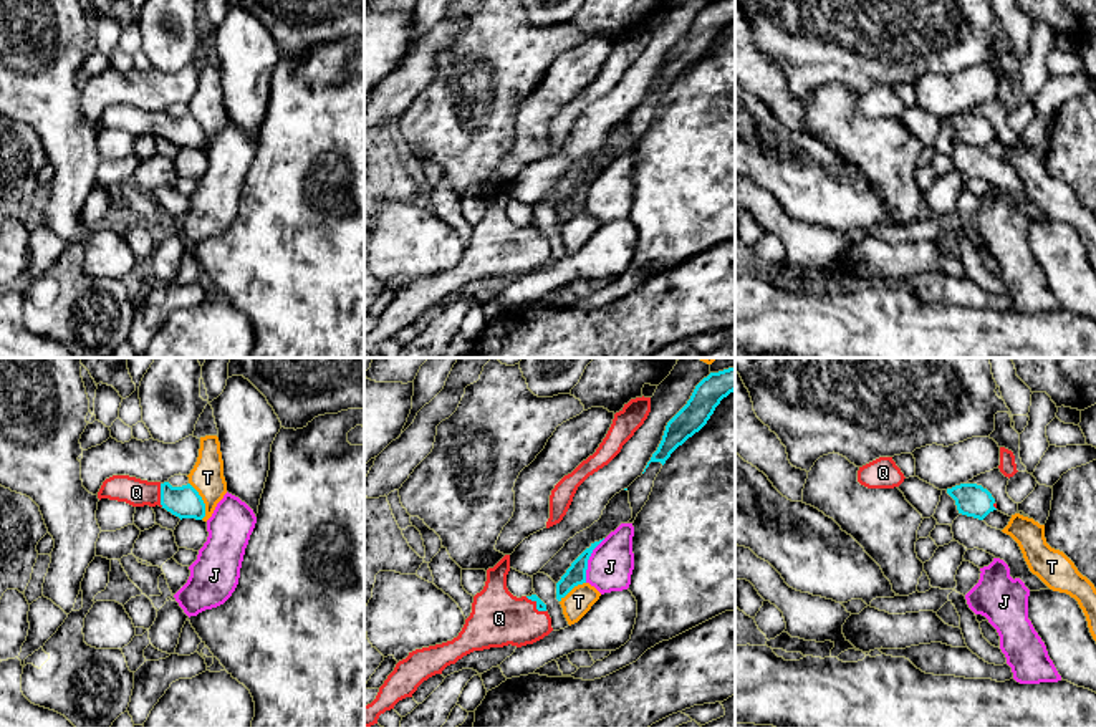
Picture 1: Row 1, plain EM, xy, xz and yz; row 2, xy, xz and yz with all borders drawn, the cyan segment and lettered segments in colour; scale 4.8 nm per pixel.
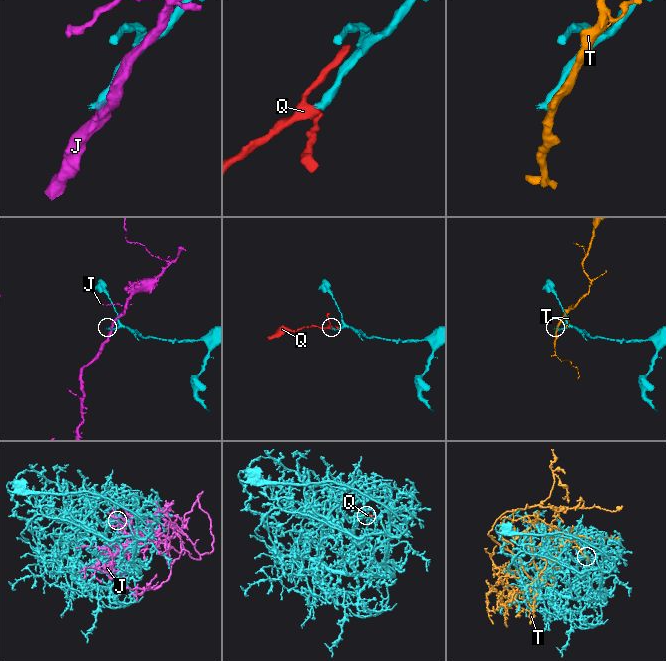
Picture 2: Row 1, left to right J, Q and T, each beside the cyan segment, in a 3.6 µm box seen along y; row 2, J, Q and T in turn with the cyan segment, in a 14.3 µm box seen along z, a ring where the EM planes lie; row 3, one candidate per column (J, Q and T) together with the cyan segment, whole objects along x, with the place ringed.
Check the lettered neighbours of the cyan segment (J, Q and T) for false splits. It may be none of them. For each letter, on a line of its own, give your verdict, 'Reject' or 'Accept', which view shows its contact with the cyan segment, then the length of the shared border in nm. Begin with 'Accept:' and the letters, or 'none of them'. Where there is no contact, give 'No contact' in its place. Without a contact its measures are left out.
Accept: Q
J: Reject. Touches cyan in xz. Shared border 240 nm
Q: Accept. Touches cyan in xy. Shared border 110 nm
T: Reject. Touches cyan in xy. Shared border 200 nm

